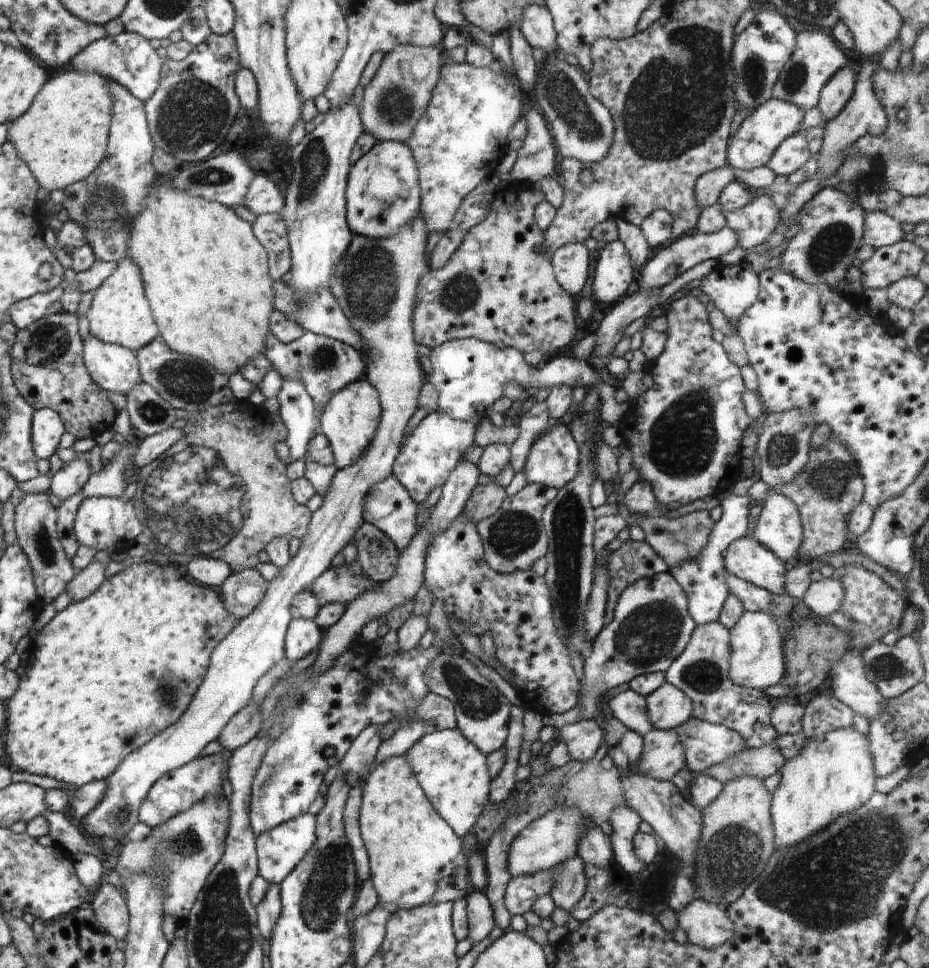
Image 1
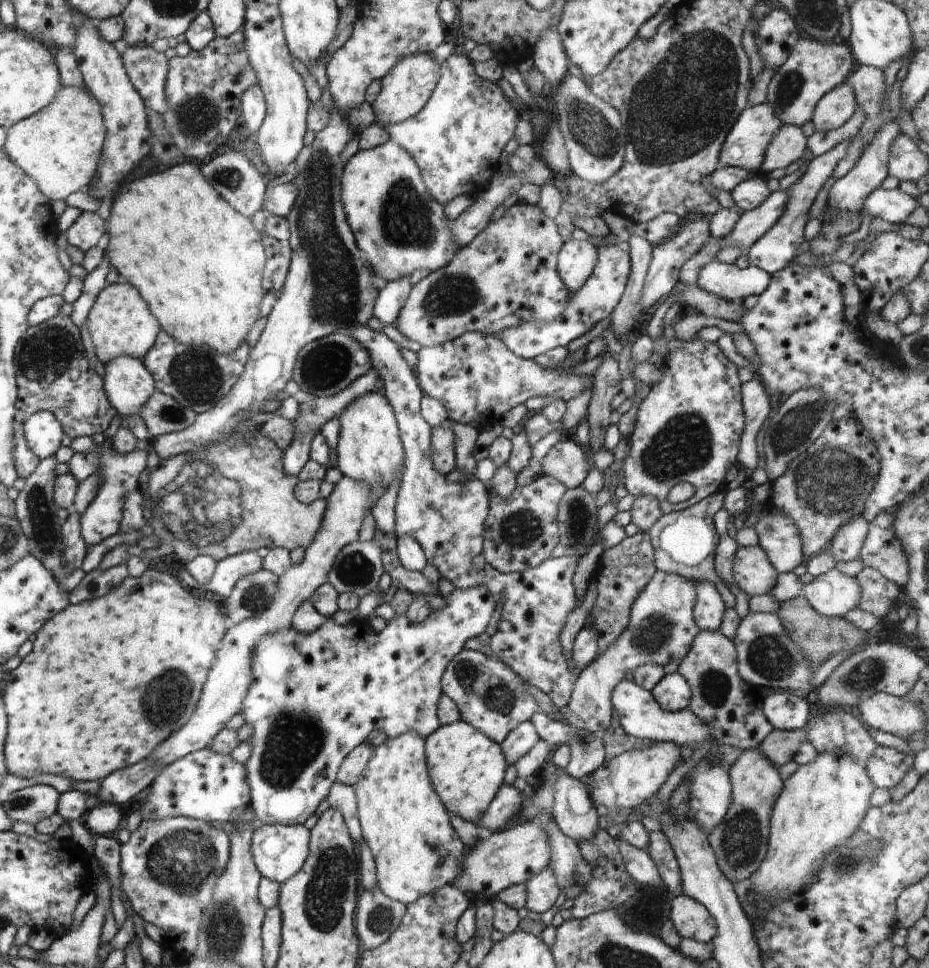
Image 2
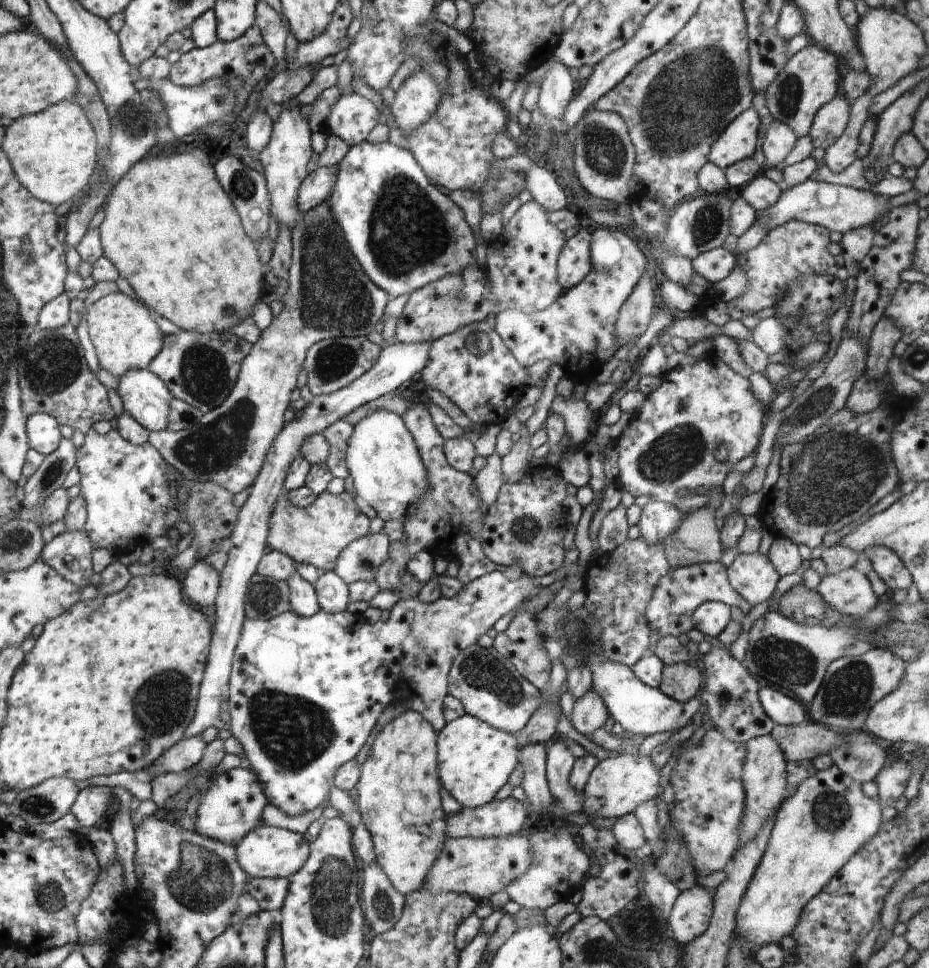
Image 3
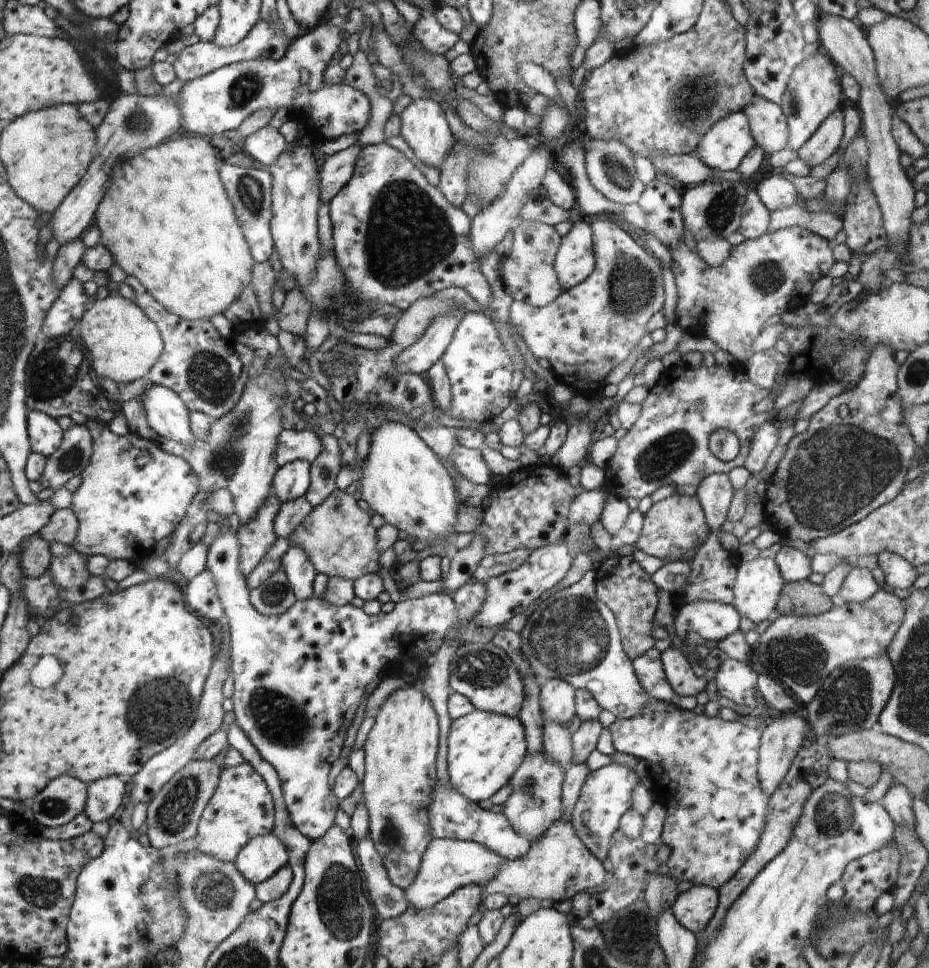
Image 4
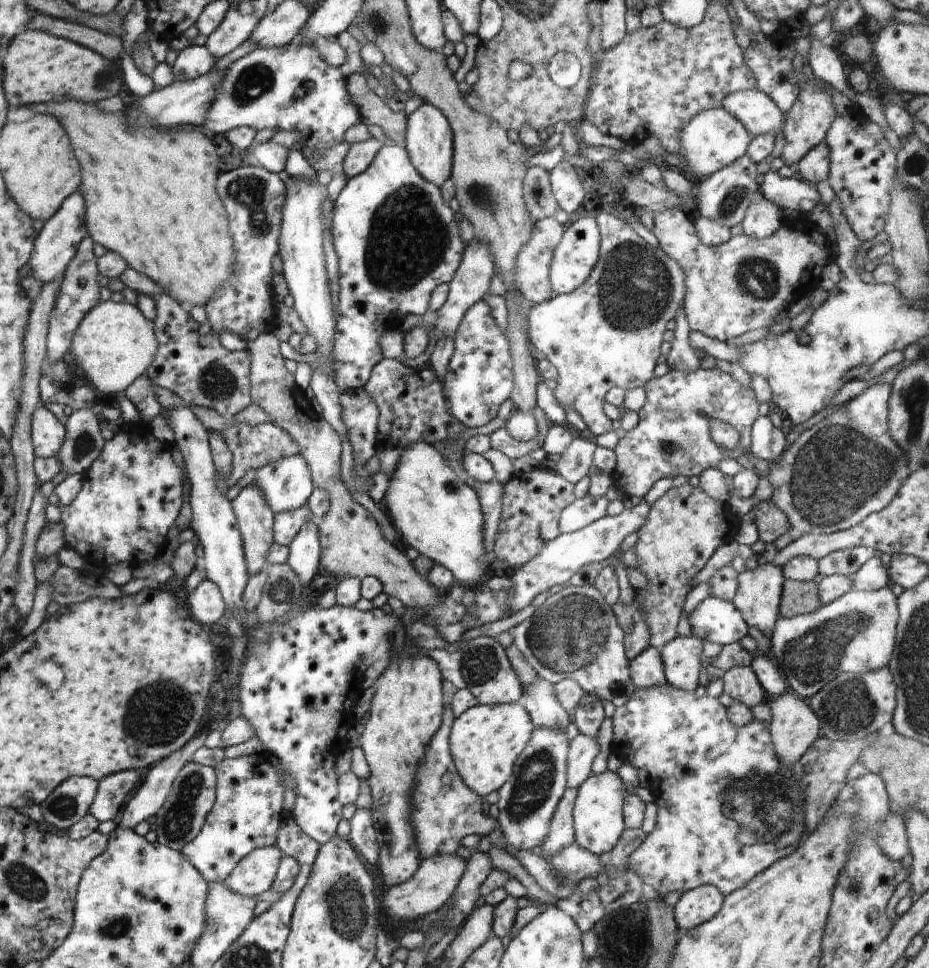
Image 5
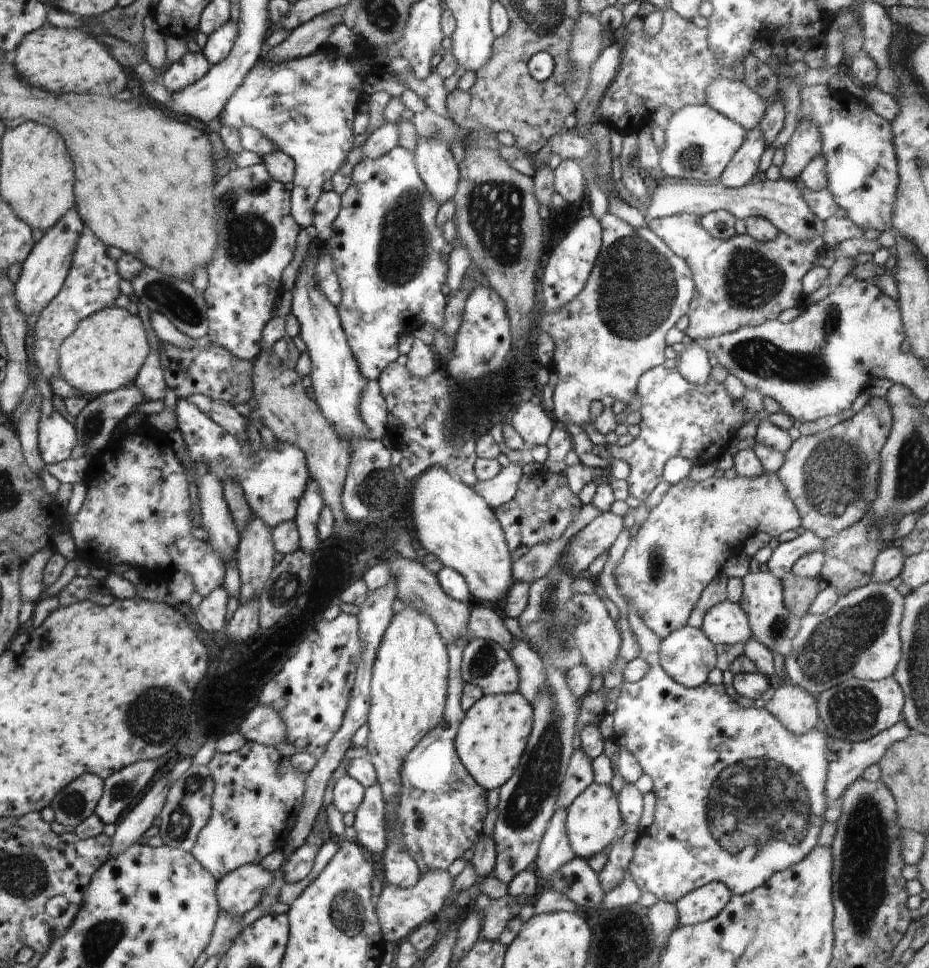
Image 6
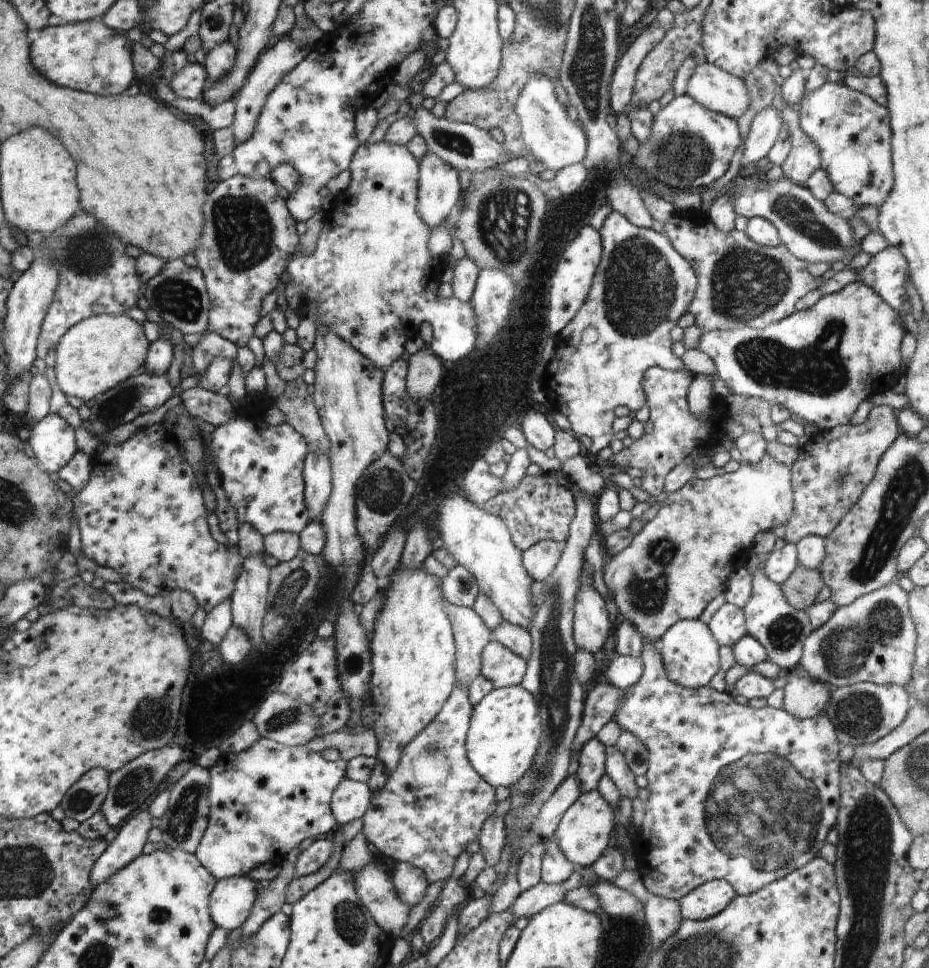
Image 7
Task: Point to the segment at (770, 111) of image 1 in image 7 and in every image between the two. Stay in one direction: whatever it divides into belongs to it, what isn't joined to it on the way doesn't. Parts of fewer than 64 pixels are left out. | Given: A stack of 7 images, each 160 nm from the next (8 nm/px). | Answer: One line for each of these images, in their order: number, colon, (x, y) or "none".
2: (745, 146)
3: (738, 141)
4: (723, 147)
5: (713, 139)
6: (699, 143)
7: (690, 147)

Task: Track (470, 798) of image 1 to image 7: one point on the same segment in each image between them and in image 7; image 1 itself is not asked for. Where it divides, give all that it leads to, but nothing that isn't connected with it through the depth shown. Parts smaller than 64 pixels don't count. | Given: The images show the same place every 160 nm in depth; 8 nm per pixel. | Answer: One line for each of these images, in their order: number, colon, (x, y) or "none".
2: (466, 768)
3: (475, 760)
4: (484, 749)
5: (485, 741)
6: (494, 733)
7: (505, 732)

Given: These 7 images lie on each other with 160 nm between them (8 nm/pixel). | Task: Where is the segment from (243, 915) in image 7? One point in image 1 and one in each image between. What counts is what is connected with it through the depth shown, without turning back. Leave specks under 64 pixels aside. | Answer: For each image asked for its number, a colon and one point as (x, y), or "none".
1: (279, 850)
2: (278, 851)
3: (266, 851)
4: (263, 855)
5: (254, 874)
6: (237, 893)

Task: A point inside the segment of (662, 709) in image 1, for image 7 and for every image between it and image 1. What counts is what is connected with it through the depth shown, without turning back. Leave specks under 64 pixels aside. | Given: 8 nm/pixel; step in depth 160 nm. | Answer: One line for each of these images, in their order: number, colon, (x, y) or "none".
2: (673, 693)
3: (681, 682)
4: (678, 672)
5: (681, 656)
6: (686, 655)
7: (690, 654)

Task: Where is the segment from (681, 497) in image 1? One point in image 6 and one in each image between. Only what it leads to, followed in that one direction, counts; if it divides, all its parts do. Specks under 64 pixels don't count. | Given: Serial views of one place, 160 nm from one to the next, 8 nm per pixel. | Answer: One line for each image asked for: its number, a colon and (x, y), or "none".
2: (688, 429)
3: (666, 452)
4: (668, 444)
5: (672, 438)
6: (696, 421)

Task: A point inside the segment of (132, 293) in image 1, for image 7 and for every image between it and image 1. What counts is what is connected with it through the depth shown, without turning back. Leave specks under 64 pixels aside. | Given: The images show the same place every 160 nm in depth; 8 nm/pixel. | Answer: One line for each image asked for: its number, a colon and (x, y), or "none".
2: (121, 323)
3: (124, 334)
4: (124, 343)
5: (115, 344)
6: (105, 353)
7: (101, 351)

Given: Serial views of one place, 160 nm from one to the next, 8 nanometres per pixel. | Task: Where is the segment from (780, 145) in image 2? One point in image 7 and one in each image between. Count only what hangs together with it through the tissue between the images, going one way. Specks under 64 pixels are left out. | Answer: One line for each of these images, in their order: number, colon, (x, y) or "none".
3: (779, 139)
4: (768, 124)
5: (760, 115)
6: (731, 98)
7: (710, 86)

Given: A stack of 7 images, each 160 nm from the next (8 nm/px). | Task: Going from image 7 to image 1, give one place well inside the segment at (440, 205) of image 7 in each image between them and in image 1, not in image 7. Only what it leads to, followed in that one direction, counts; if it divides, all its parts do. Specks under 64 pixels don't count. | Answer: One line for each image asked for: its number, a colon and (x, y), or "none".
1: (395, 99)
2: (406, 90)
3: (417, 99)
4: (424, 127)
5: (429, 138)
6: (435, 164)

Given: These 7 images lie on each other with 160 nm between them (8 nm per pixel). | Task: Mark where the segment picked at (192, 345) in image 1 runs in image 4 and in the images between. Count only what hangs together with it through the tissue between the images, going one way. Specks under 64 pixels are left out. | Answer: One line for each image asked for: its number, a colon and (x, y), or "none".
2: (198, 263)
3: (169, 229)
4: (167, 221)

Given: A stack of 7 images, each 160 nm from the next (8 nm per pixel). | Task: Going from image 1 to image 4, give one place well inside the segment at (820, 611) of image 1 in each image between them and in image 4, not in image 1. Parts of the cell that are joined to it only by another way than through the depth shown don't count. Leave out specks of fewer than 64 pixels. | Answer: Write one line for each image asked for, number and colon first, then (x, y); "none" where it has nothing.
2: (833, 593)
3: (849, 591)
4: (860, 585)

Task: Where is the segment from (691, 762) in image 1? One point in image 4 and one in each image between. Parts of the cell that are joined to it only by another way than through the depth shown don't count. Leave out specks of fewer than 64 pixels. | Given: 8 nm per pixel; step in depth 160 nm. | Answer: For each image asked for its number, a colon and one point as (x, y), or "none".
2: (640, 715)
3: (571, 638)
4: (571, 635)

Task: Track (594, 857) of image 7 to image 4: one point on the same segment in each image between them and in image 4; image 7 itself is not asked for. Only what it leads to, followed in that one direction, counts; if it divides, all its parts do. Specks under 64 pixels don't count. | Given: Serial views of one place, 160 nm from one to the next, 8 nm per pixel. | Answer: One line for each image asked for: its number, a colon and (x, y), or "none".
4: (606, 795)
5: (598, 821)
6: (592, 820)

